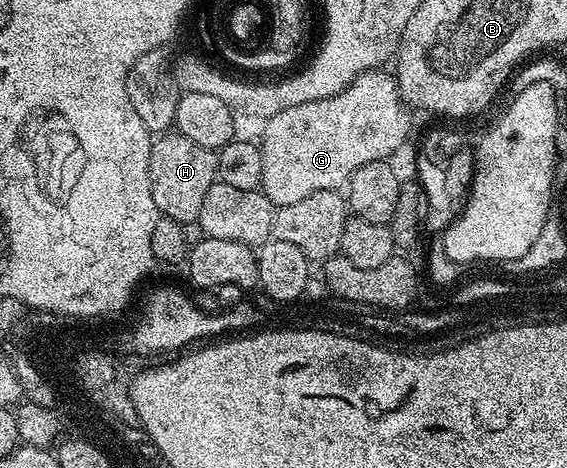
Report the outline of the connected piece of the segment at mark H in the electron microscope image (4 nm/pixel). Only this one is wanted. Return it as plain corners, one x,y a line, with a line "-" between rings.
170,131
151,144
148,171
152,199
159,214
171,217
173,221
196,221
200,206
204,203
204,195
208,195
208,187
218,180
218,155
215,150
200,147
200,143
192,143
192,139
183,137
177,131

